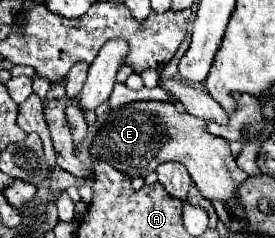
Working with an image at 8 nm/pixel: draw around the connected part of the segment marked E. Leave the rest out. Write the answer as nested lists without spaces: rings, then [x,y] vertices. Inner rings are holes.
[[[132,102],[110,110],[88,152],[94,160],[106,160],[112,168],[140,178],[146,178],[148,172],[154,172],[160,164],[176,160],[186,166],[192,182],[204,198],[228,202],[230,214],[242,214],[240,204],[234,200],[234,192],[248,178],[248,174],[236,166],[228,140],[204,132],[204,120],[186,112],[180,114],[172,102]]]

